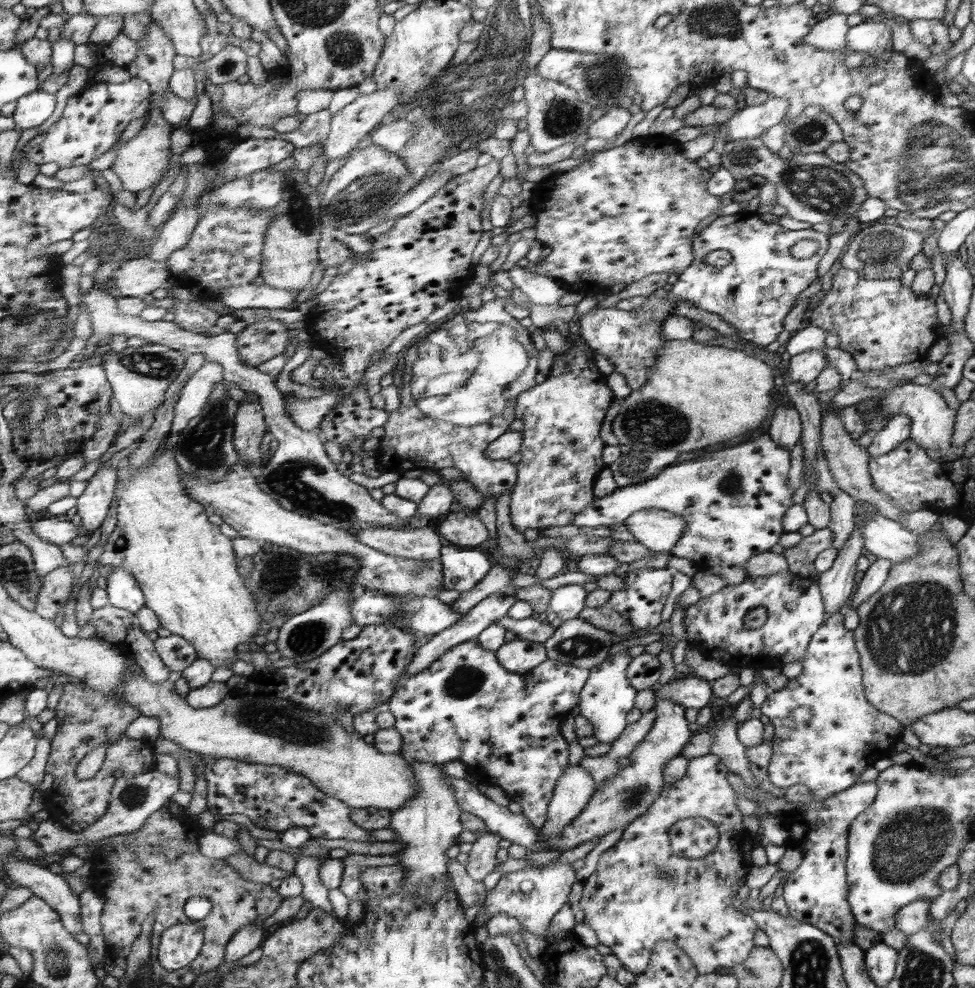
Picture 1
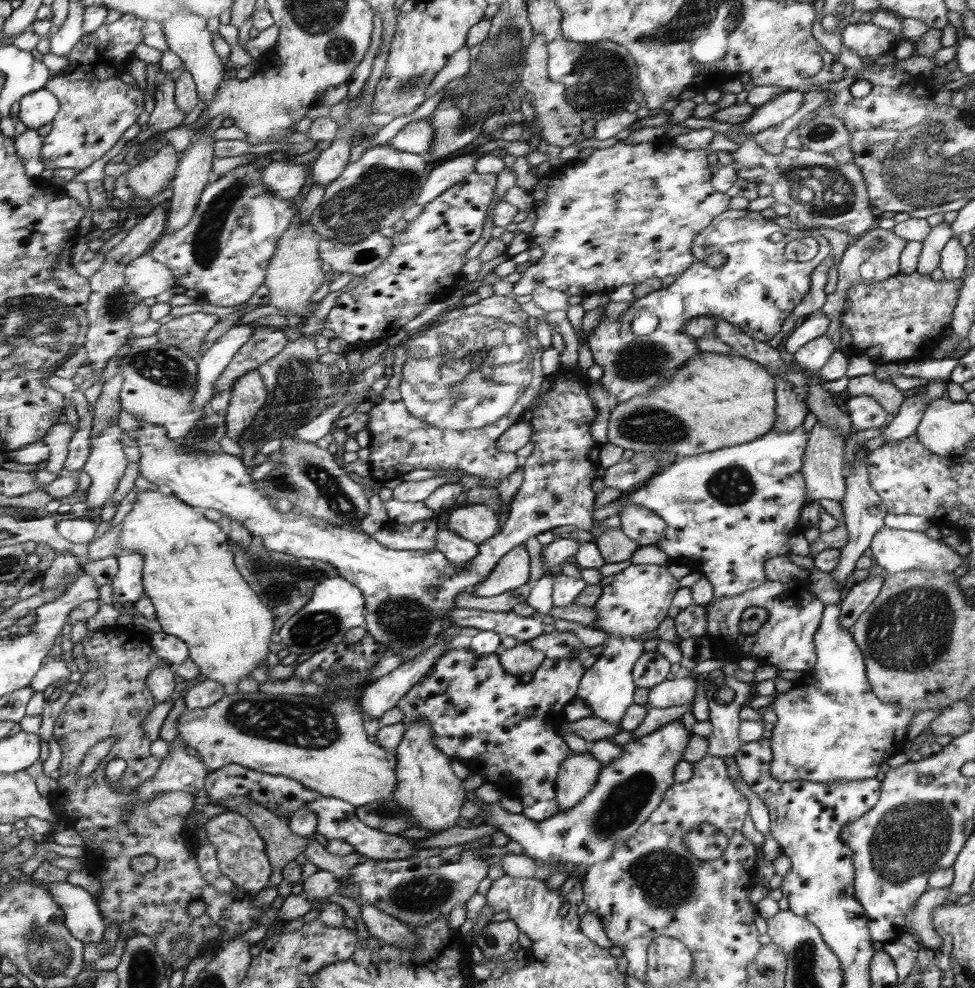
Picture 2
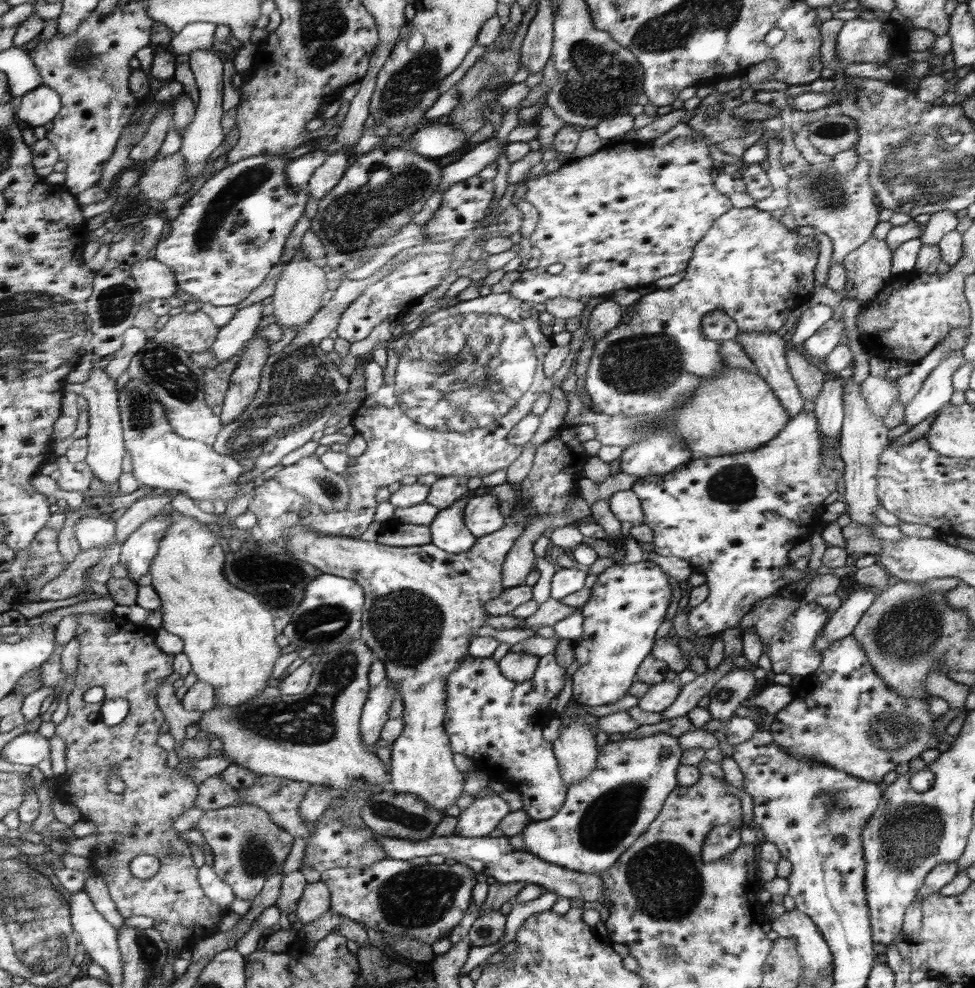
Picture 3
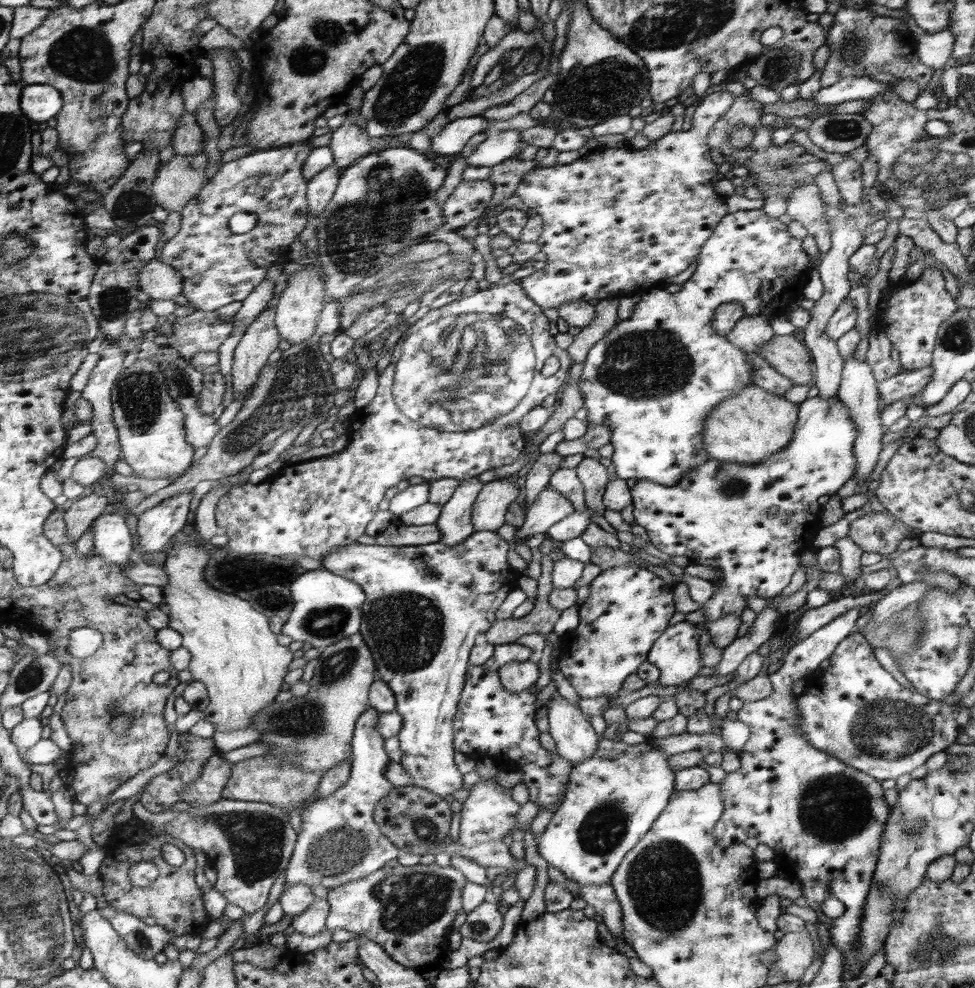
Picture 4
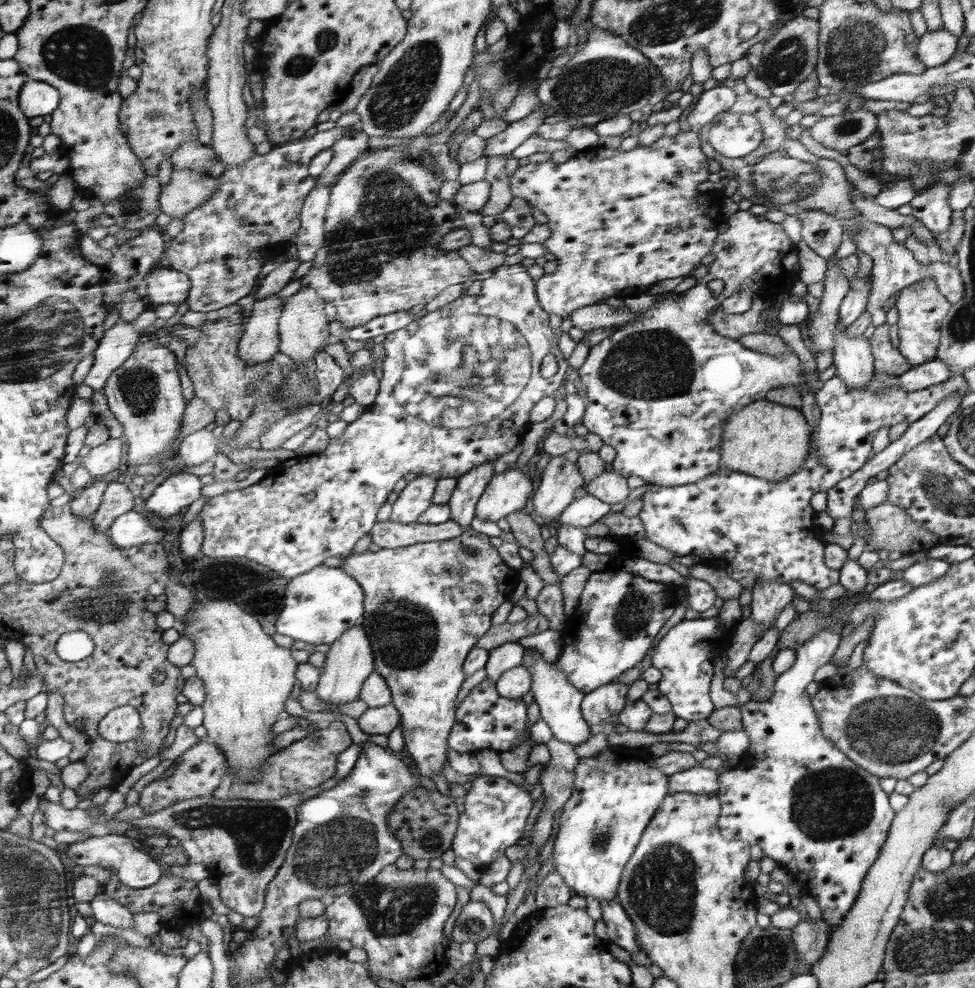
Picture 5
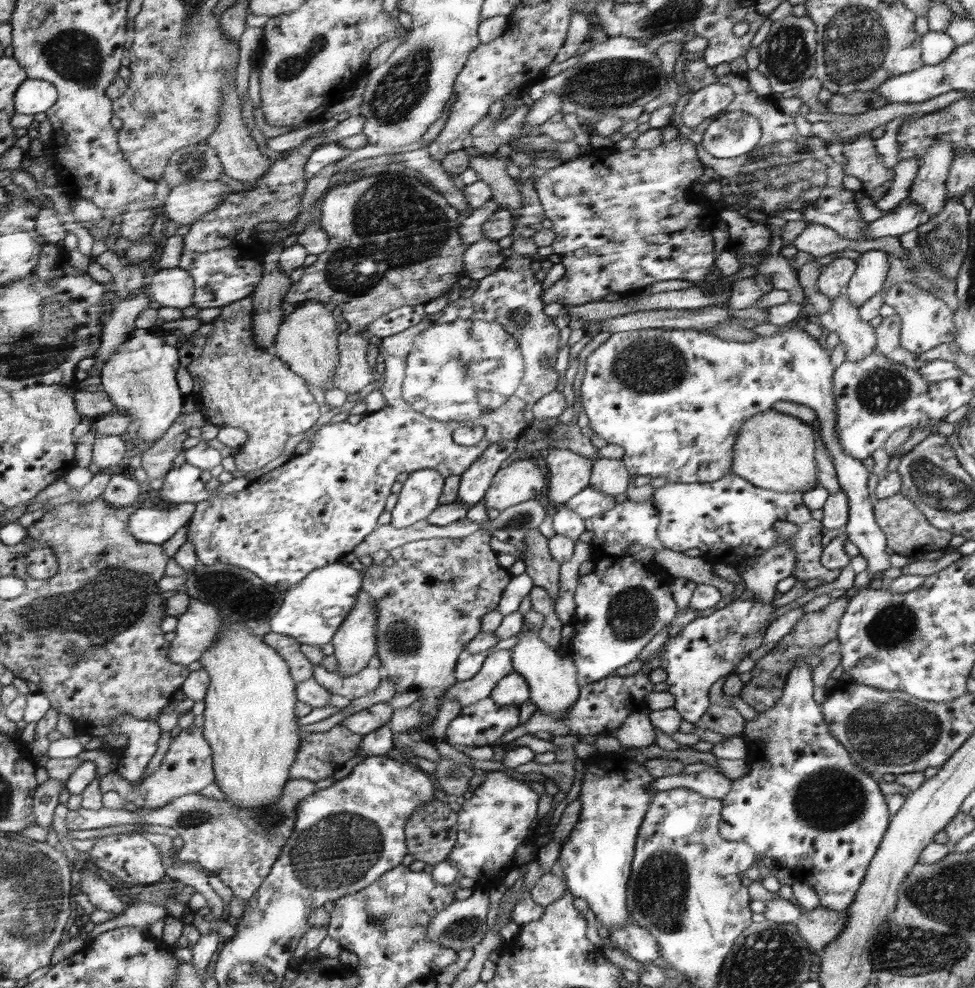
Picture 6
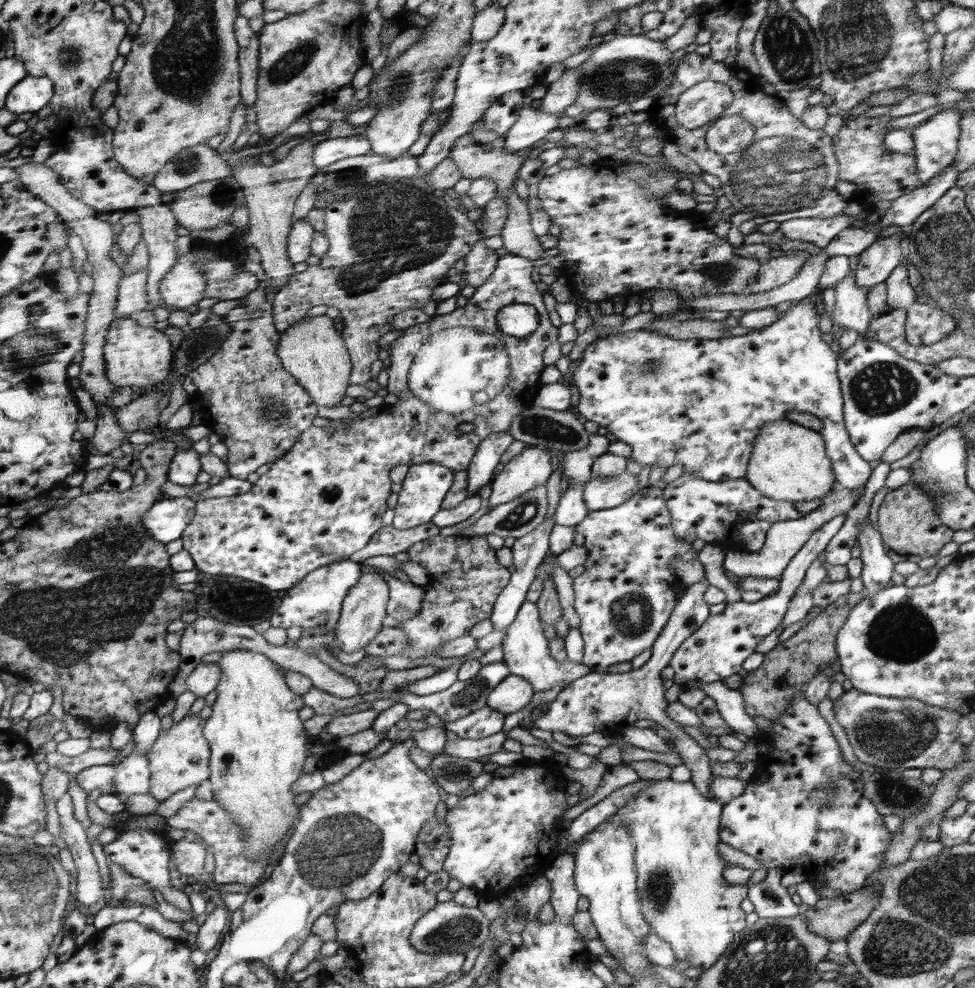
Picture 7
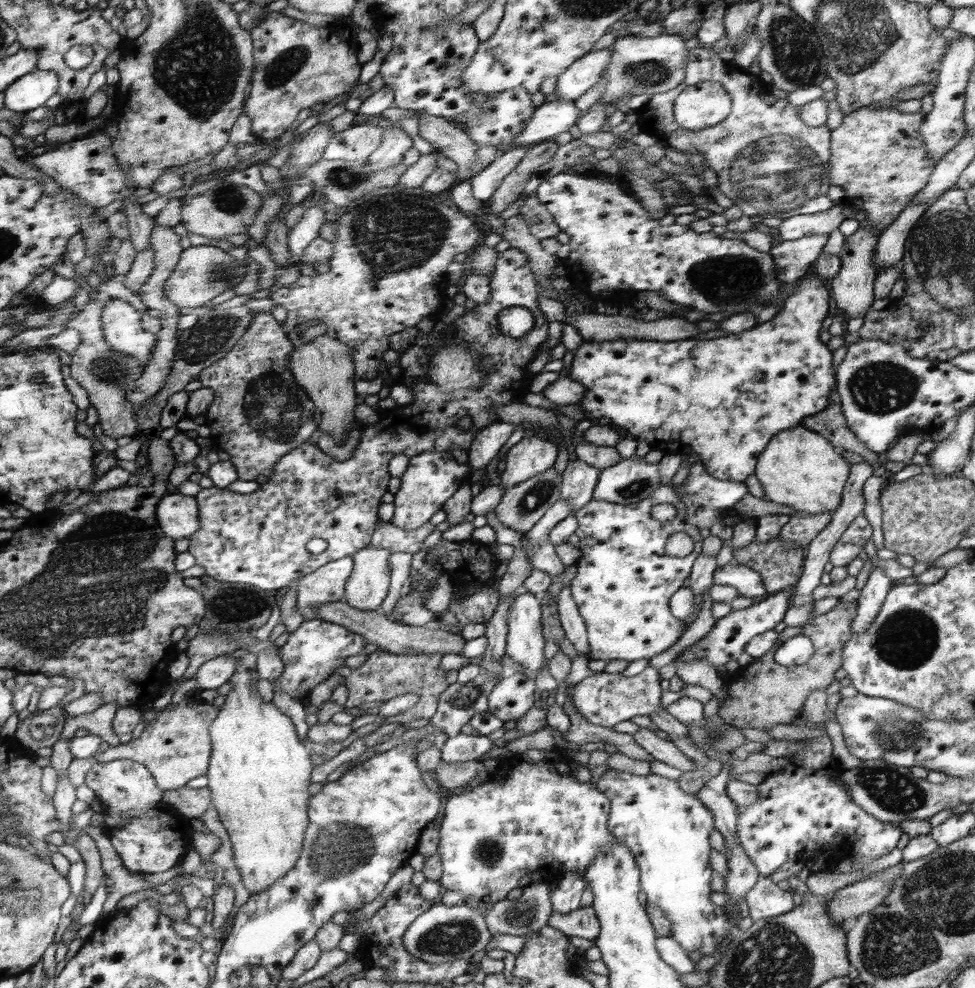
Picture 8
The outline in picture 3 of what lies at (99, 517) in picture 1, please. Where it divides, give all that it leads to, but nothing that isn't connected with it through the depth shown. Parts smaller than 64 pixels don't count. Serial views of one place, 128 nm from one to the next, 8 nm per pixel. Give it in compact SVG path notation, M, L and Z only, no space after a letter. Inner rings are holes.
M93 368L88 380L82 383L65 384L68 392L75 392L88 401L89 429L85 436L88 441L86 464L94 471L94 476L107 487L117 482L122 473L122 458L126 454L121 414L117 399L116 381L105 368Z

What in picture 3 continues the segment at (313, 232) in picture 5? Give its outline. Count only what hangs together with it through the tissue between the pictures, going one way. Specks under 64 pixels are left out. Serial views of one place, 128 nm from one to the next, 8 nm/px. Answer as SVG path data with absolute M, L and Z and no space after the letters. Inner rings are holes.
M342 150L329 153L326 162L315 170L315 174L306 186L315 202L324 199L340 182L351 159Z

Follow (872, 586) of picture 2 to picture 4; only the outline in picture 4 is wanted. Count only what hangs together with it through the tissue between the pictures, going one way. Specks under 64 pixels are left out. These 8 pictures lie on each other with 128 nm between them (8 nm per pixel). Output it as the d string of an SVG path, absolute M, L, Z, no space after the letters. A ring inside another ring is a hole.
M853 608L832 620L826 627L820 628L807 639L796 643L783 653L782 667L768 676L773 692L756 702L745 702L737 712L737 719L750 728L751 738L746 742L740 756L741 767L736 772L727 772L720 784L726 812L715 825L715 836L725 847L743 843L746 838L756 838L760 844L770 846L777 856L785 857L793 865L793 878L800 882L804 898L815 910L819 921L828 930L832 944L837 946L848 964L846 970L852 969L859 954L859 932L864 916L864 908L870 894L875 868L880 859L879 850L886 831L890 806L884 800L884 788L875 777L851 765L837 760L830 753L815 748L799 728L799 705L797 696L792 691L794 682L811 679L814 671L825 665L836 646L850 634L859 630L857 621L866 608ZM827 898L838 898L844 904L844 913L837 918L830 918L822 911L822 902Z

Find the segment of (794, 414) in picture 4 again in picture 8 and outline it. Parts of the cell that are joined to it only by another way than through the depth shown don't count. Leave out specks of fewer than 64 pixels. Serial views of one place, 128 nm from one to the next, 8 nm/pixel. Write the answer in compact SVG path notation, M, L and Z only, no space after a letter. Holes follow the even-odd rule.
M800 424L774 436L759 456L754 475L762 484L766 500L810 515L840 508L850 467L851 464L827 437Z

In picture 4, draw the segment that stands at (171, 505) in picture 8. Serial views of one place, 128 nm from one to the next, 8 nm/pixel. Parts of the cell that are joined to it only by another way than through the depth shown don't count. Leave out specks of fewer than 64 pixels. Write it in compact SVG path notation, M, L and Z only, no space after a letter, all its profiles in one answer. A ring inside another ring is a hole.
M118 513L102 514L90 526L94 550L109 563L123 565L133 559L134 536L126 523L128 518Z

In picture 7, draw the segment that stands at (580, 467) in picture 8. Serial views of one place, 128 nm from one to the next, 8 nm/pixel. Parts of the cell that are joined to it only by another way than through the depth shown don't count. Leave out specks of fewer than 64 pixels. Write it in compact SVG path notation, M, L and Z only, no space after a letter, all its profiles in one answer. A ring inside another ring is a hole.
M568 486L561 494L554 512L555 524L574 528L588 514L584 497L584 486Z

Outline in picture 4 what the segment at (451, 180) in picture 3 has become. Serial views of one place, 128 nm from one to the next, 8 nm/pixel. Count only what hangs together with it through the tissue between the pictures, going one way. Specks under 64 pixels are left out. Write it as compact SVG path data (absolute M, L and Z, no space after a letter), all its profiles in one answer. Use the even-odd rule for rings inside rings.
M497 126L487 132L487 139L465 158L468 165L475 167L493 167L508 160L518 150L521 143L521 132L510 130L505 126Z

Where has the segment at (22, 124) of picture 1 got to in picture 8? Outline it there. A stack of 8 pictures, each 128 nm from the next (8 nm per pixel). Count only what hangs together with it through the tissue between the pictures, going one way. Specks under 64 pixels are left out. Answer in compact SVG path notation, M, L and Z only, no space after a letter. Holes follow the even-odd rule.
M36 68L19 78L5 92L5 106L15 112L28 113L44 106L46 100L57 93L59 76L52 71Z

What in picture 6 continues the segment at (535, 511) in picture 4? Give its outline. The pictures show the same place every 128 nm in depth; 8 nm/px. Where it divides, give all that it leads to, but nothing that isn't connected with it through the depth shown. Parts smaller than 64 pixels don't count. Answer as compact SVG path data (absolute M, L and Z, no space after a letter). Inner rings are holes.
M552 449L548 452L545 462L548 467L548 500L550 509L554 510L560 505L566 505L573 496L576 496L576 493L589 487L593 465L591 458L583 457L581 454L570 450Z

